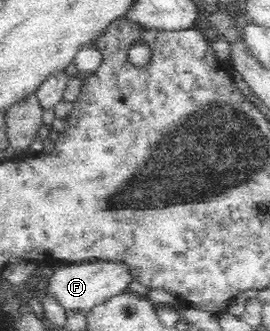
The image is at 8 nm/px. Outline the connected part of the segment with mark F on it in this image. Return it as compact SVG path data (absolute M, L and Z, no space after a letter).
M96 260L95 263L73 263L73 265L62 267L43 283L41 290L43 296L51 296L67 312L72 312L72 310L88 311L92 310L94 306L106 302L112 296L127 292L131 282L132 277L130 277L125 264Z

